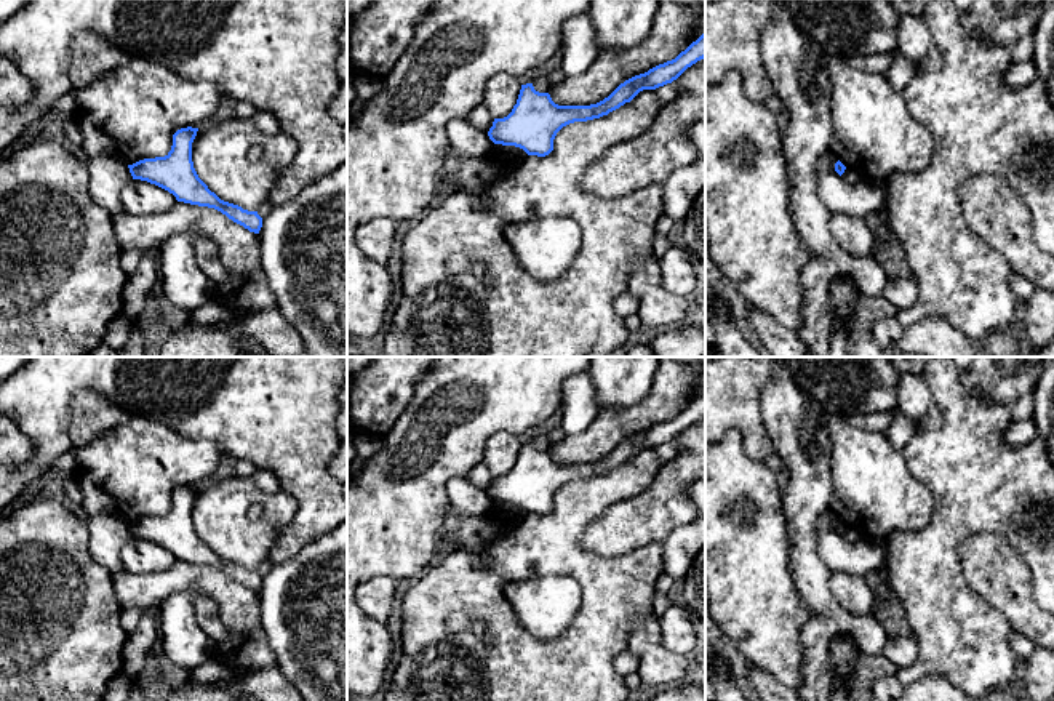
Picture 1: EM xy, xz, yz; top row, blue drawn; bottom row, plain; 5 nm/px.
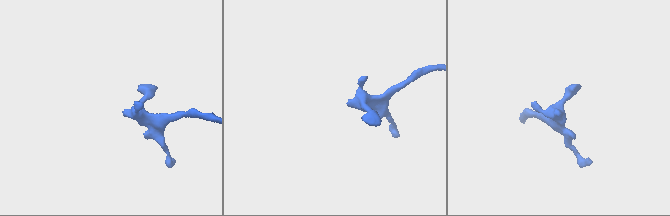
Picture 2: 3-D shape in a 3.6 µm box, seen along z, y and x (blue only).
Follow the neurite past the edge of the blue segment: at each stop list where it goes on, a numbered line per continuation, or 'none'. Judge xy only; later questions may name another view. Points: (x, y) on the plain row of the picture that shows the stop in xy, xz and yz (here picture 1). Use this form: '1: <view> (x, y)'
none

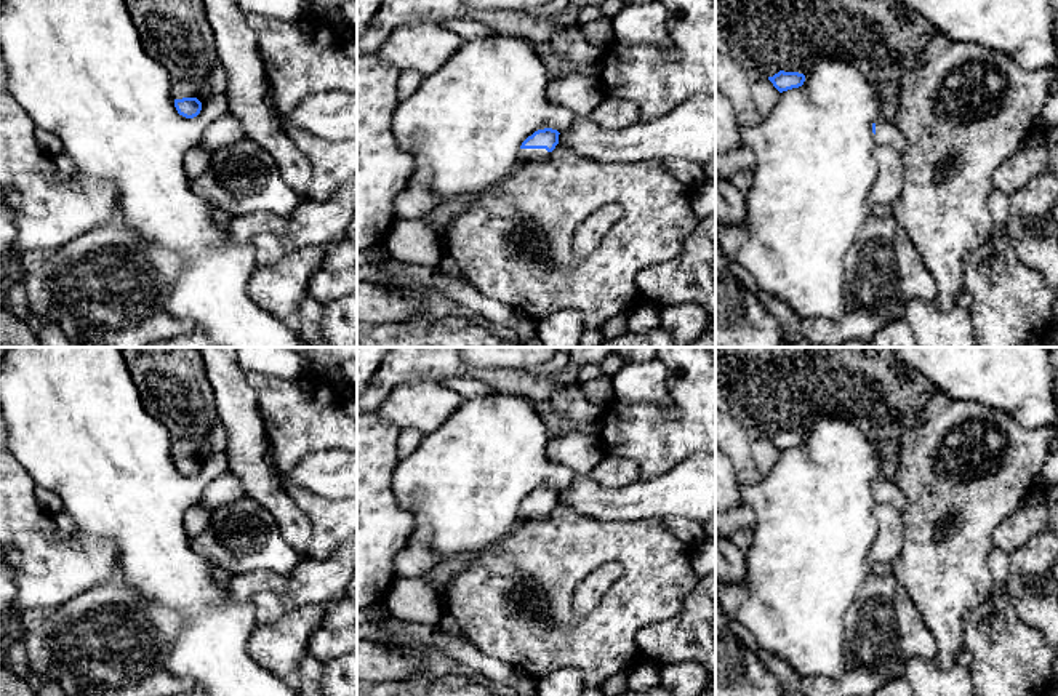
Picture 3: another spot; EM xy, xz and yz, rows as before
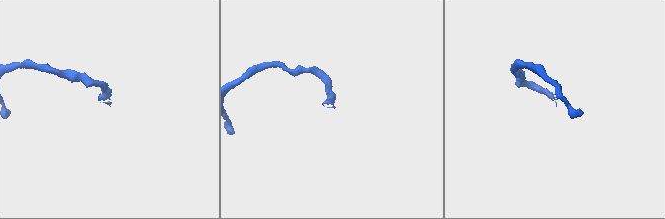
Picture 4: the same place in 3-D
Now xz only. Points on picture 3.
1: xz (524, 512)

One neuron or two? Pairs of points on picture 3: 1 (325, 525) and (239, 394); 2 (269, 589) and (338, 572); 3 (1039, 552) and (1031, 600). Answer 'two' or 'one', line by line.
1: two
2: one
3: one

